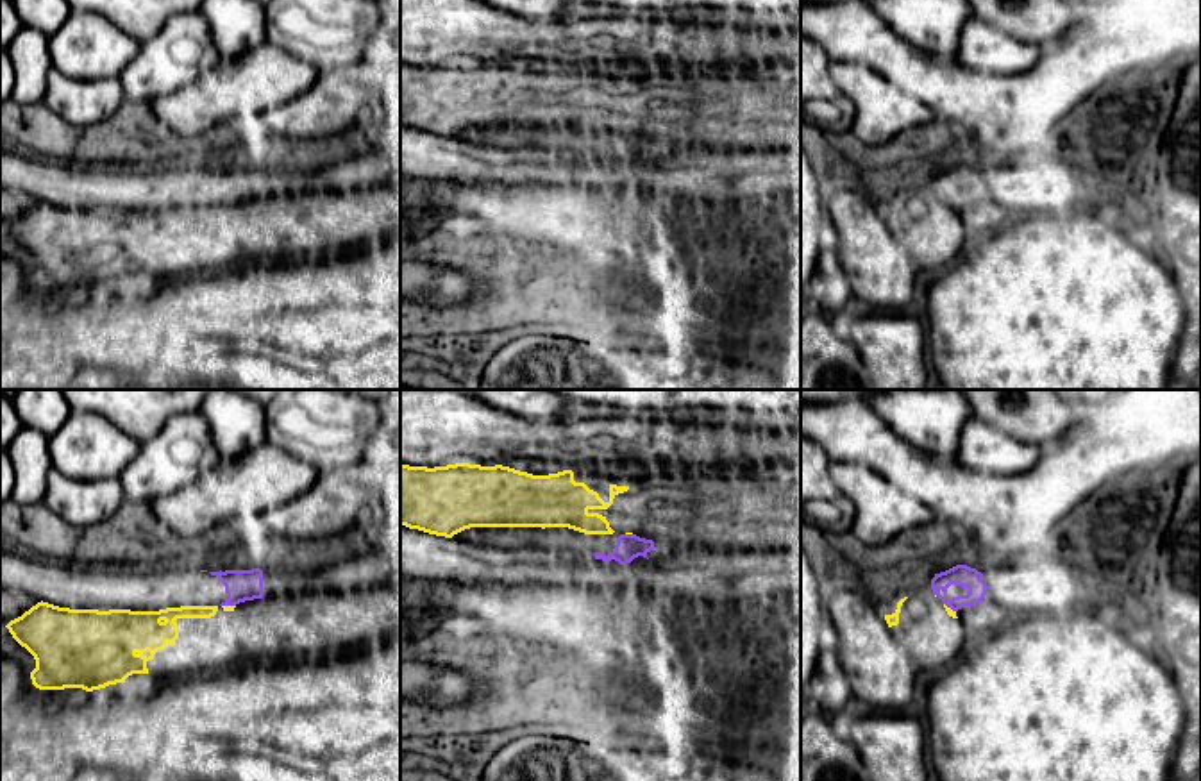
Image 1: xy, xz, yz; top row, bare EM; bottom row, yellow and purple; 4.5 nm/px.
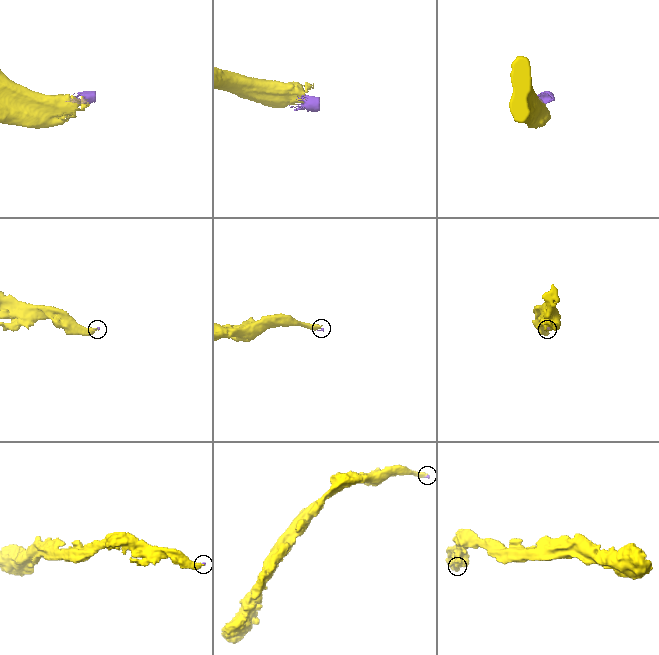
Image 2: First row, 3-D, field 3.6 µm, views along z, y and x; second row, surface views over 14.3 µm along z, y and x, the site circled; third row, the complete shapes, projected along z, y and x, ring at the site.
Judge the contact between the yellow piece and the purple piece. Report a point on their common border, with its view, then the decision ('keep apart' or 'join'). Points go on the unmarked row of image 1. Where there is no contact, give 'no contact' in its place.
meets yellow in xy at (229, 206); keep apart

